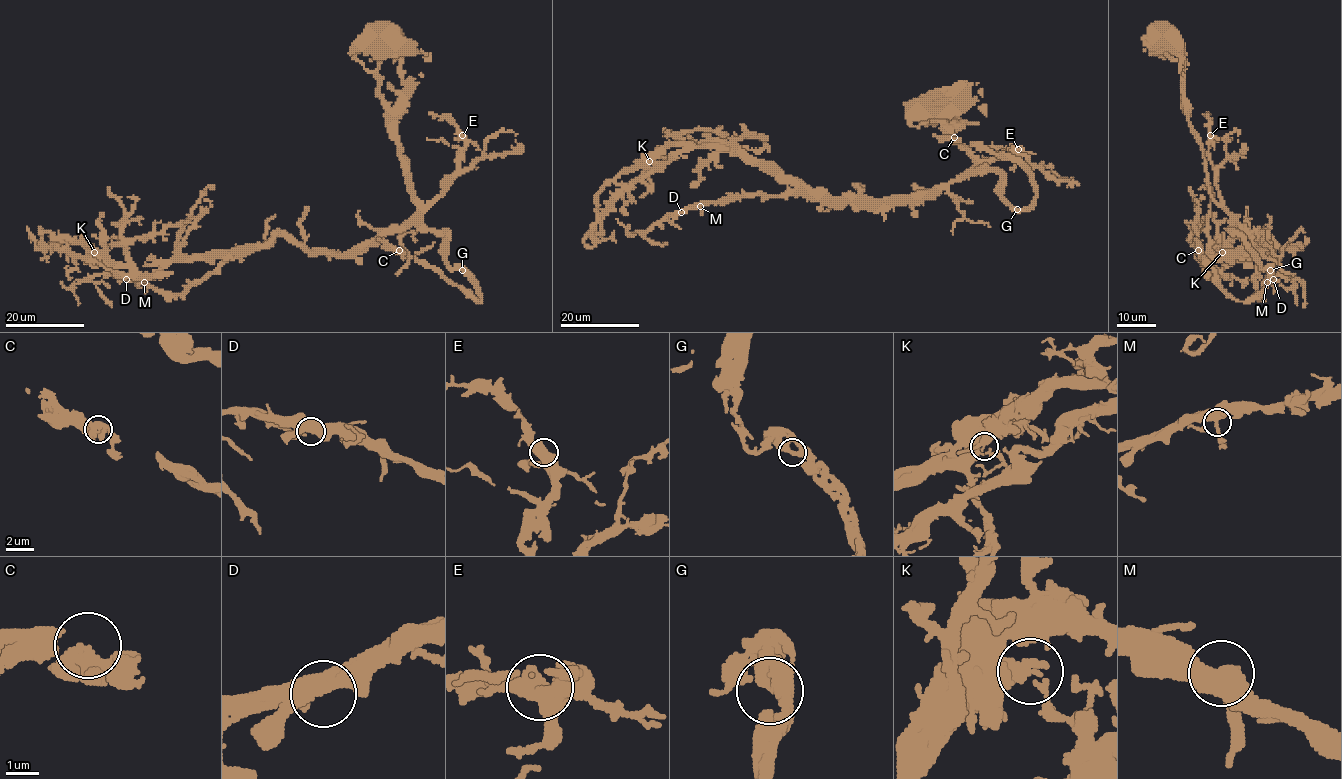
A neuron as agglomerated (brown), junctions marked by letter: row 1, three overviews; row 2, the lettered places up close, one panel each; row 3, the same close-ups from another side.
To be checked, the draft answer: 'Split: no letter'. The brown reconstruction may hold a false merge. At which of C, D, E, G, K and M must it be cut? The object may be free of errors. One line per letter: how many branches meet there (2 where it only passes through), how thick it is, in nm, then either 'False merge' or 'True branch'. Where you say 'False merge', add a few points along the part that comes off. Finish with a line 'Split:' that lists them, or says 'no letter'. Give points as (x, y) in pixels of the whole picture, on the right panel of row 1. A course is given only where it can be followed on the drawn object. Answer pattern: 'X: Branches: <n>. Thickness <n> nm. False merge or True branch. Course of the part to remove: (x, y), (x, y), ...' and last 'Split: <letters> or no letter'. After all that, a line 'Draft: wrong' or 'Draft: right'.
C: Branches: 3. Thickness 360 nm. True branch
D: Branches: 3. Thickness 400 nm. True branch
E: Branches: 3. Thickness 460 nm. True branch
G: Branches: 3. Thickness 360 nm. True branch
K: Branches: 3. Thickness 280 nm. False merge. Course of the part to remove: (1222, 251), (1227, 264), (1217, 274), (1209, 275), (1205, 255), (1190, 239), (1198, 227), (1198, 206)
M: Branches: 3. Thickness 420 nm. True branch
Split: K
Draft: wrong

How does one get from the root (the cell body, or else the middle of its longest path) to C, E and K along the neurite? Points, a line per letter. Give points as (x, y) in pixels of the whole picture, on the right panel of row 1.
C: (1168, 36), (1209, 192), (1230, 215), (1231, 234), (1271, 271), (1270, 281), (1247, 300), (1233, 300), (1198, 250)
E: (1168, 36), (1178, 53), (1188, 125), (1203, 152), (1209, 192), (1223, 205), (1209, 155), (1210, 135)
K: (1168, 36), (1209, 192), (1256, 253), (1265, 235), (1208, 256), (1197, 218), (1190, 237), (1204, 263), (1222, 251)

